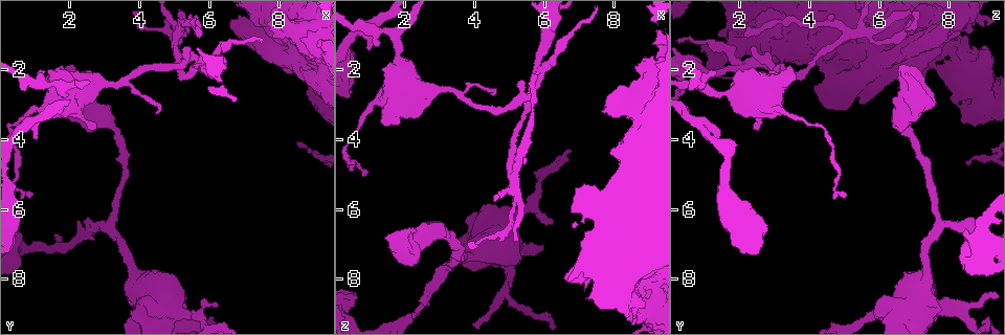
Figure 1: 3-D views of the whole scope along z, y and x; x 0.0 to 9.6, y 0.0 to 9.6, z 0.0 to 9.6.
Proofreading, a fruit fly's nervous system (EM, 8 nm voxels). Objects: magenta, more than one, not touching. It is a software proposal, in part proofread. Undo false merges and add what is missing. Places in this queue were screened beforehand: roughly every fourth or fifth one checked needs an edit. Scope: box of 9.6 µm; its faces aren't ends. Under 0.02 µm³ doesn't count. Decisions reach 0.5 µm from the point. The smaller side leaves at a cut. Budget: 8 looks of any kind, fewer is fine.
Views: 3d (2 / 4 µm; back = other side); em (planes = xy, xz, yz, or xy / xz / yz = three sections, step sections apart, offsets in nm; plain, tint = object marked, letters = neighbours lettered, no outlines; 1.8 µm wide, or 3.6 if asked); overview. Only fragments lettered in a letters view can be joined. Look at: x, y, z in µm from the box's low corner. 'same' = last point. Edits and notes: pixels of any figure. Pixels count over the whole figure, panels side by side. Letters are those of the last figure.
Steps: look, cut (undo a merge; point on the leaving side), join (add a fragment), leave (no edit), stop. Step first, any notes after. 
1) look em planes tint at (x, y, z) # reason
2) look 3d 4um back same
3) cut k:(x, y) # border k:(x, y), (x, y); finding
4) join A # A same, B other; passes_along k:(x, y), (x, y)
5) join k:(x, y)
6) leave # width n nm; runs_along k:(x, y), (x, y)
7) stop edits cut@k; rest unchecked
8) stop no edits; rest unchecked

look 3d 4um at (5.10, 0.95, 5.10) # four arms meet

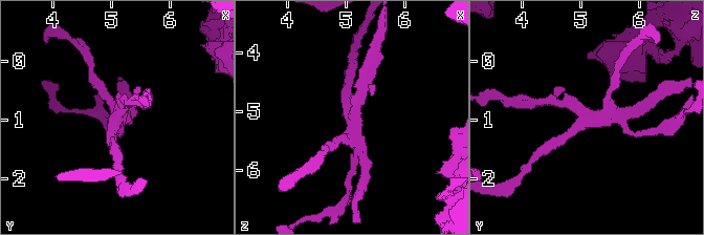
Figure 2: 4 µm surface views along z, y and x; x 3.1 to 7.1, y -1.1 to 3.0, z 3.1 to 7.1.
look em planes letters at (5.05, 0.95, 5.10) # arms 4; now the EM

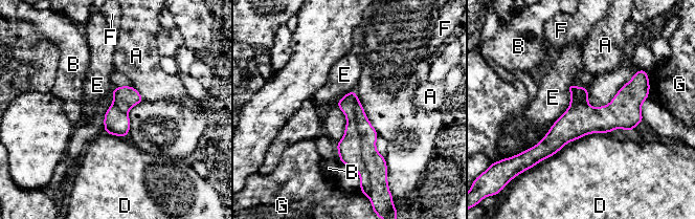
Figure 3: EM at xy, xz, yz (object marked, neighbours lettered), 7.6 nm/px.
cut 3:(375, 162) # A other, B other, D other, E other, F other, G other; a second neuron is stuck on

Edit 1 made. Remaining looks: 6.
look 3d 4um at (1.35, 2.05, 2.00) # branch stops here

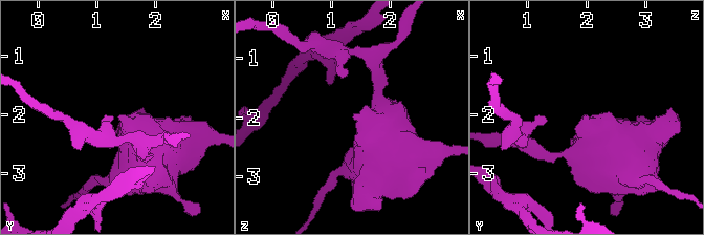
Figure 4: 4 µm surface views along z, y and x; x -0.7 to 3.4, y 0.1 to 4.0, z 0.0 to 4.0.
look em 3.6um xz step 16 tint at (1.40, 2.00, 2.00)

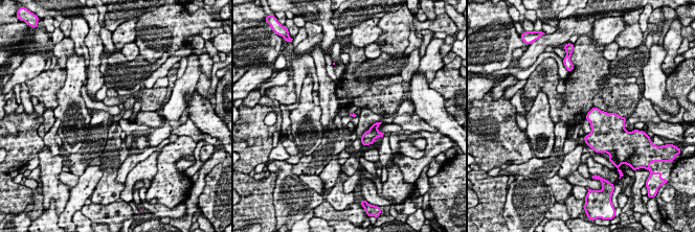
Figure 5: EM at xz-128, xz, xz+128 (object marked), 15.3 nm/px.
look em 3.6um planes letters same

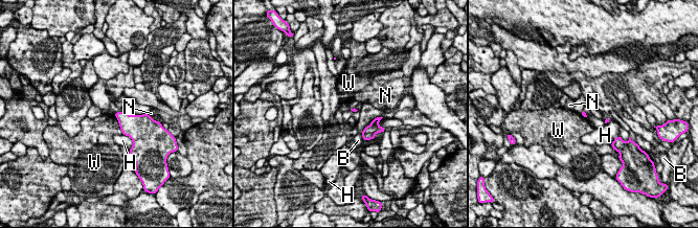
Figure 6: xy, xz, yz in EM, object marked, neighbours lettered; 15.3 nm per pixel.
leave # B other, H other, N other, W other; border 6:(114, 114), (122, 134); none of them fits

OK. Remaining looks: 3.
look em xy step 16 tint at (3.90, 7.90, 7.35) # calibre changes

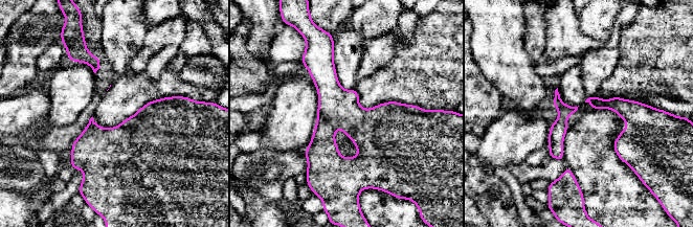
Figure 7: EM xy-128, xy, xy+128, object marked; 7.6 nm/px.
look em yz step 4 letters same # another direction

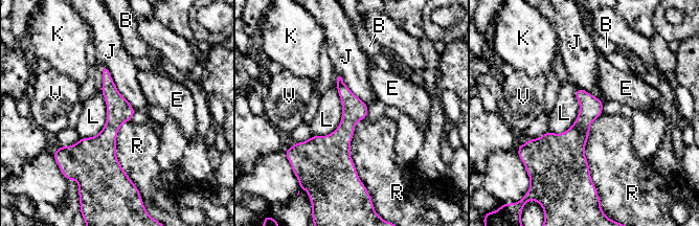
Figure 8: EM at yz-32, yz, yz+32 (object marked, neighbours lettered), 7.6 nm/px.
leave # B other, E other, J other, K other, L other, R other, V other; border 8:(602, 113), (585, 144), (595, 188); continuous, no second neuron

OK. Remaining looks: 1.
stop edits cut@3; rest unchecked

